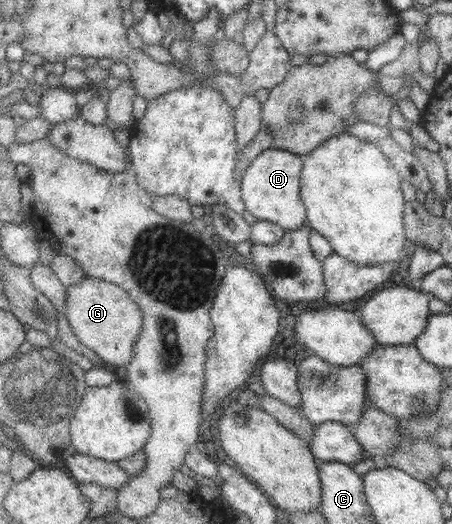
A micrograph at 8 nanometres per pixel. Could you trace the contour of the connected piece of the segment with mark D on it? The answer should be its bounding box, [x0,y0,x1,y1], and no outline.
[240,147,307,230]

